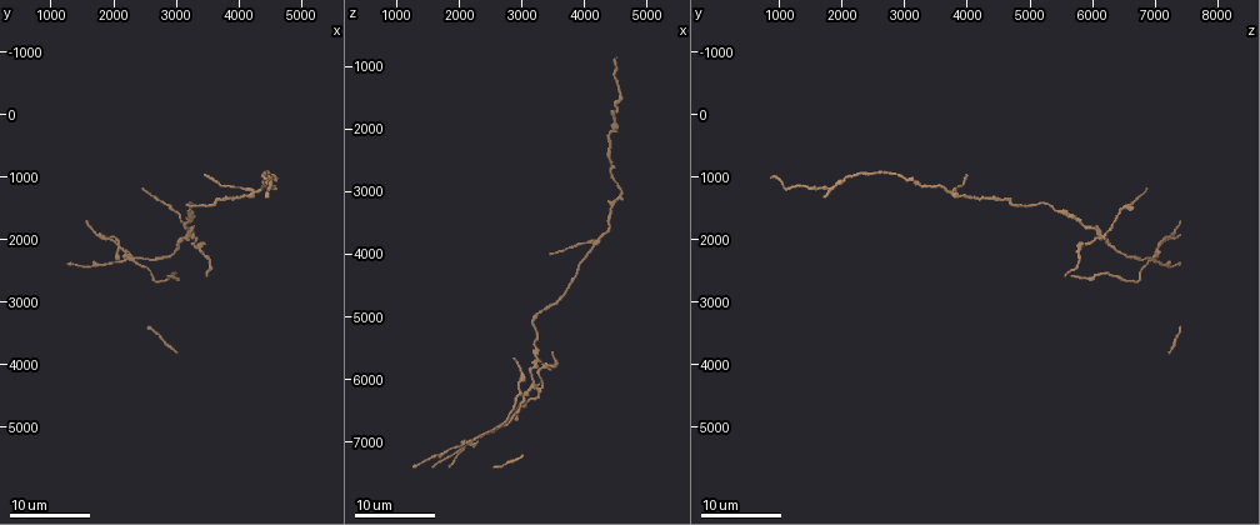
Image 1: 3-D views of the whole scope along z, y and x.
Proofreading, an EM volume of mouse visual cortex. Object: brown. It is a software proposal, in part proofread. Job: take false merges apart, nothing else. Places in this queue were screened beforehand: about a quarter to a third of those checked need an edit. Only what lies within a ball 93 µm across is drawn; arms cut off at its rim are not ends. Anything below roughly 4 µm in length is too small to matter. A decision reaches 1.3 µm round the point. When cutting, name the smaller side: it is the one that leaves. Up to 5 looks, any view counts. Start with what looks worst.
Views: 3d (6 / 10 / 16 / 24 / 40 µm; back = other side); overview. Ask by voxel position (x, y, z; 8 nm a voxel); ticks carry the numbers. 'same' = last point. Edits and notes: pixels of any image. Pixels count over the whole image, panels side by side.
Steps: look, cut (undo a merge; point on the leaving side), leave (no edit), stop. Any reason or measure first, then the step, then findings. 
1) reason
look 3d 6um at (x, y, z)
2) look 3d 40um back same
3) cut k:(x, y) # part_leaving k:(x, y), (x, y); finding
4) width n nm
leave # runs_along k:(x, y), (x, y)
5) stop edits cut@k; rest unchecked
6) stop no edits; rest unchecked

small branch off a trunk
look 3d 24um at (3250, 2000, 6150)

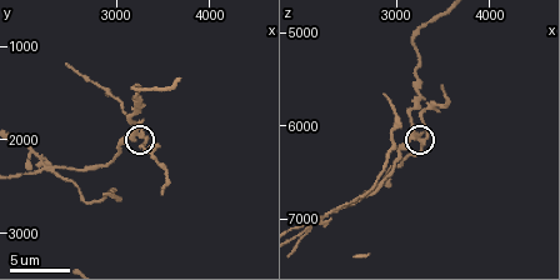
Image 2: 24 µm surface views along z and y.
closer look
look 3d 6um at (3250, 2000, 6150)

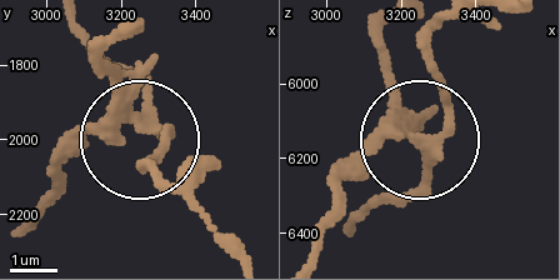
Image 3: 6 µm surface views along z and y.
width 270 nm
cut 3:(149, 78) # part_leaving 3:(414, 130), (421, 174), (358, 218); two cells meet here

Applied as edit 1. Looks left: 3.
look overview

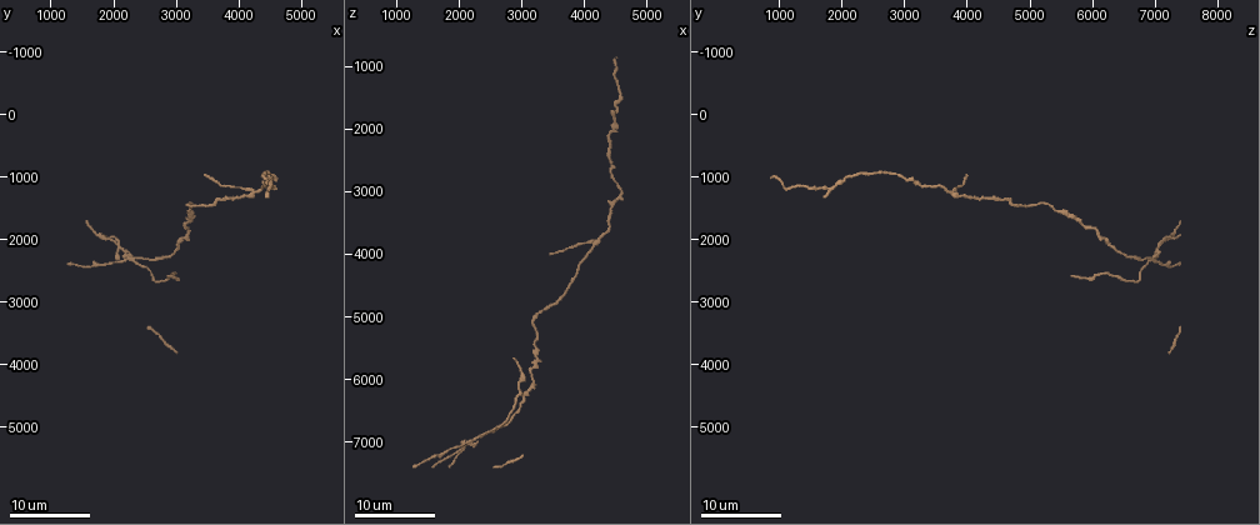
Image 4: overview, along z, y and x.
three arms meet
look 3d 24um at (2300, 2400, 6900)

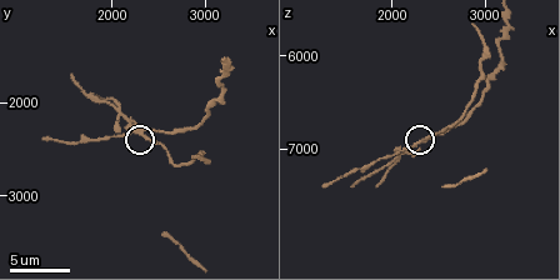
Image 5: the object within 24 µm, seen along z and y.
look 3d 10um at (2350, 2350, 6900)

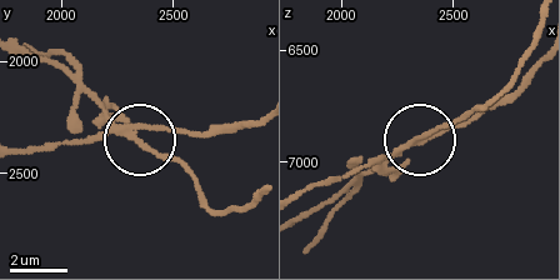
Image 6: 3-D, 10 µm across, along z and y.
cut 6:(103, 103) # part_leaving 6:(125, 130), (186, 173), (204, 209); a second cell is stuck on

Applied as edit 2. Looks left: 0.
stop edits cut@3, cut@6; rest unchecked

